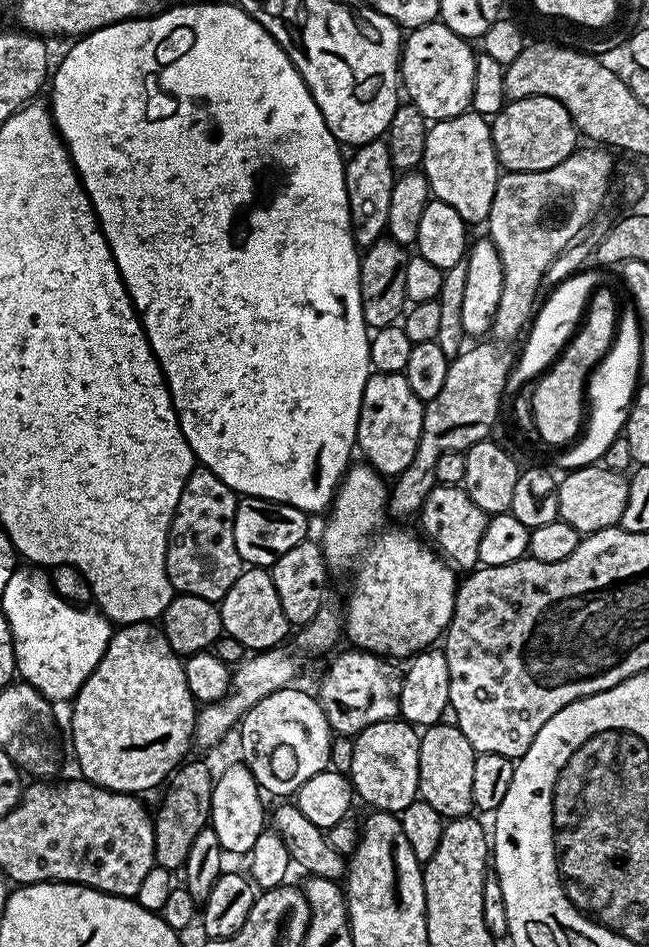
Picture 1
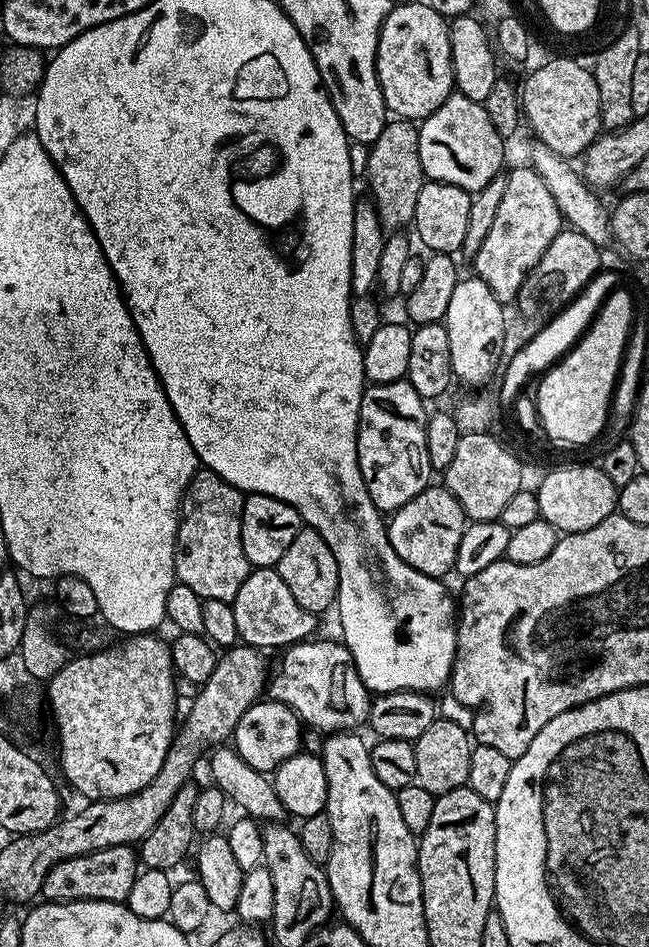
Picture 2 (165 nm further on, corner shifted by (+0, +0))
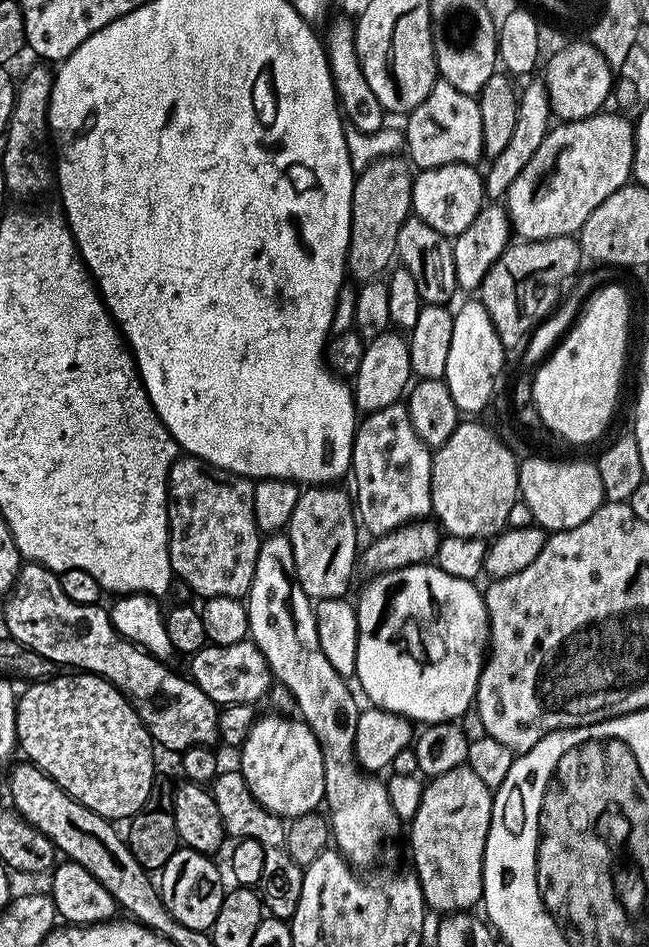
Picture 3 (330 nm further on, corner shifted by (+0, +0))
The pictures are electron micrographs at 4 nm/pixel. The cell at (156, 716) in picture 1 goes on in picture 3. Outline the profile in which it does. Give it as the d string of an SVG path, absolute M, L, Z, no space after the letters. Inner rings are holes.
M83 670L73 671L72 676L53 675L47 680L38 680L27 685L28 688L19 693L16 702L16 738L18 741L19 751L25 752L27 759L36 767L40 768L54 782L58 782L58 786L62 786L62 790L66 790L66 794L73 796L78 802L82 802L82 806L86 806L90 810L94 810L94 814L105 816L107 820L113 822L127 821L129 818L141 812L144 804L148 800L148 795L152 792L152 782L157 779L156 772L156 756L152 753L154 749L154 741L142 721L138 718L138 714L133 710L132 704L123 692L119 692L116 687L108 680L103 680L101 676L96 676L93 672Z

